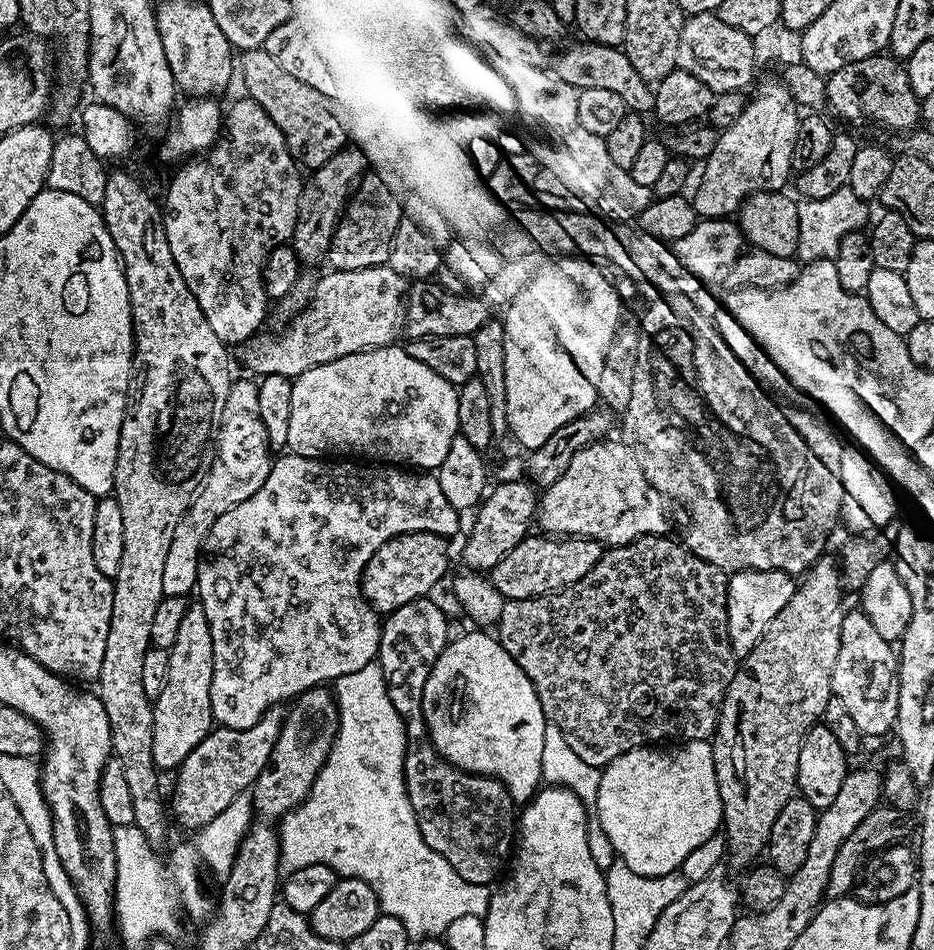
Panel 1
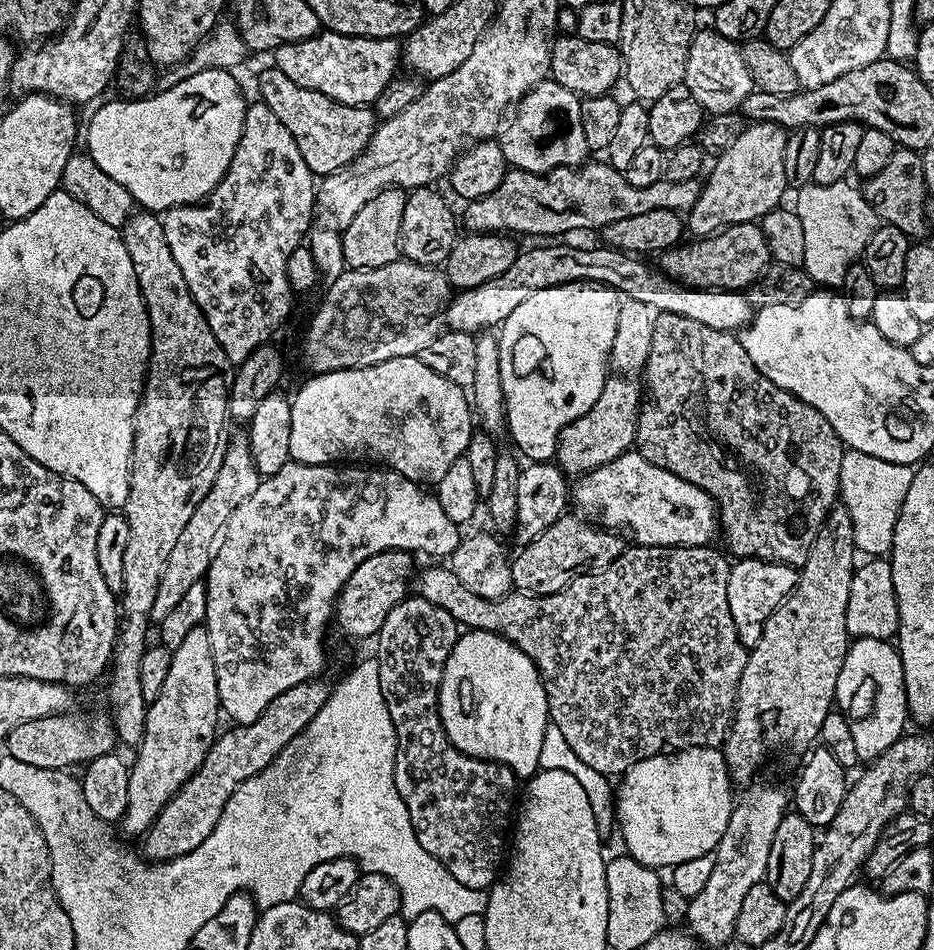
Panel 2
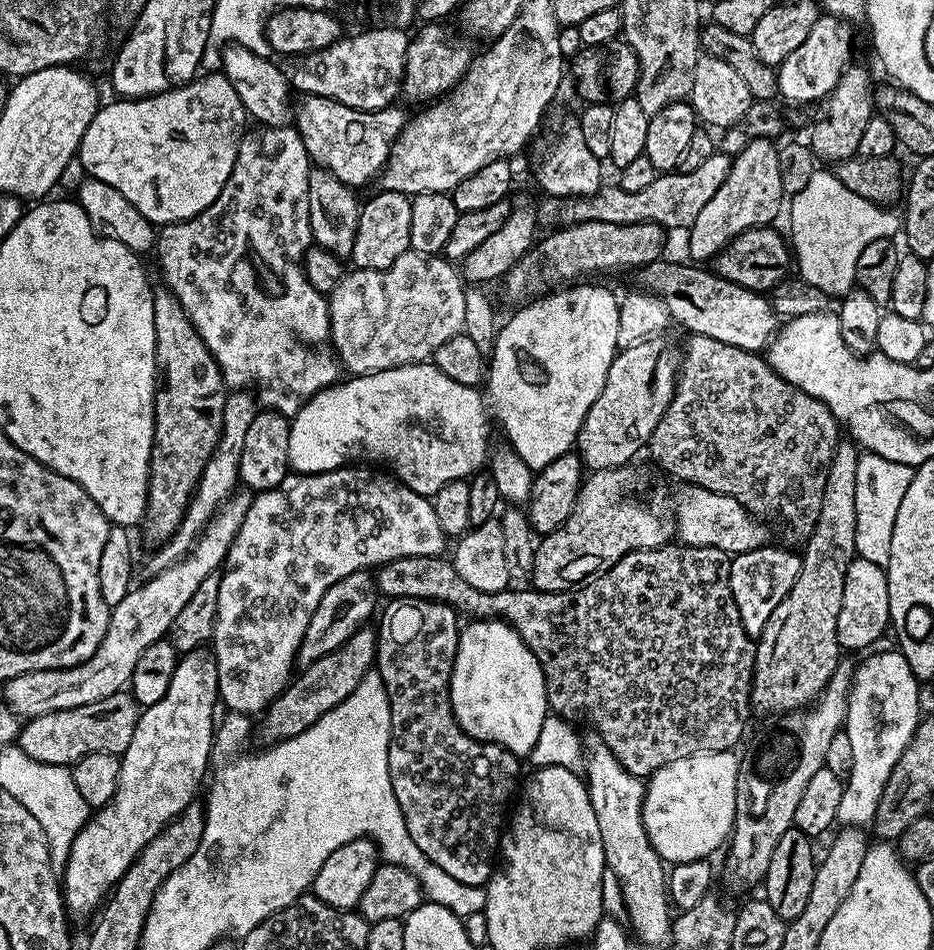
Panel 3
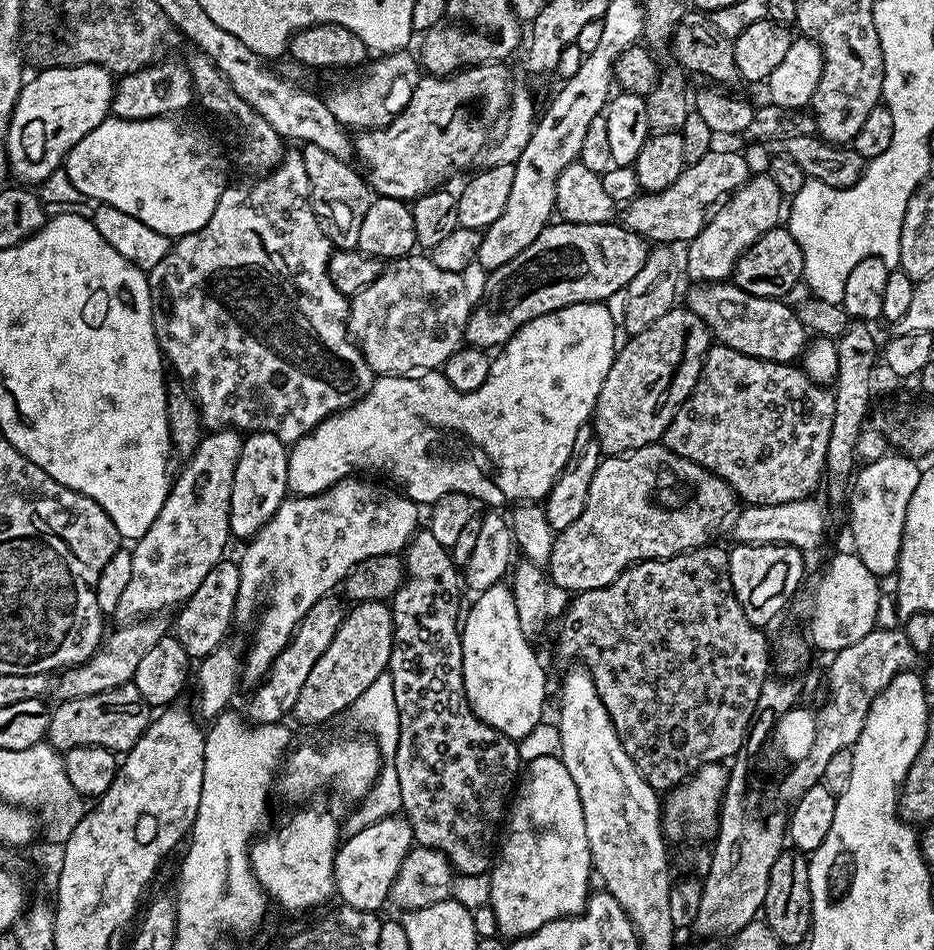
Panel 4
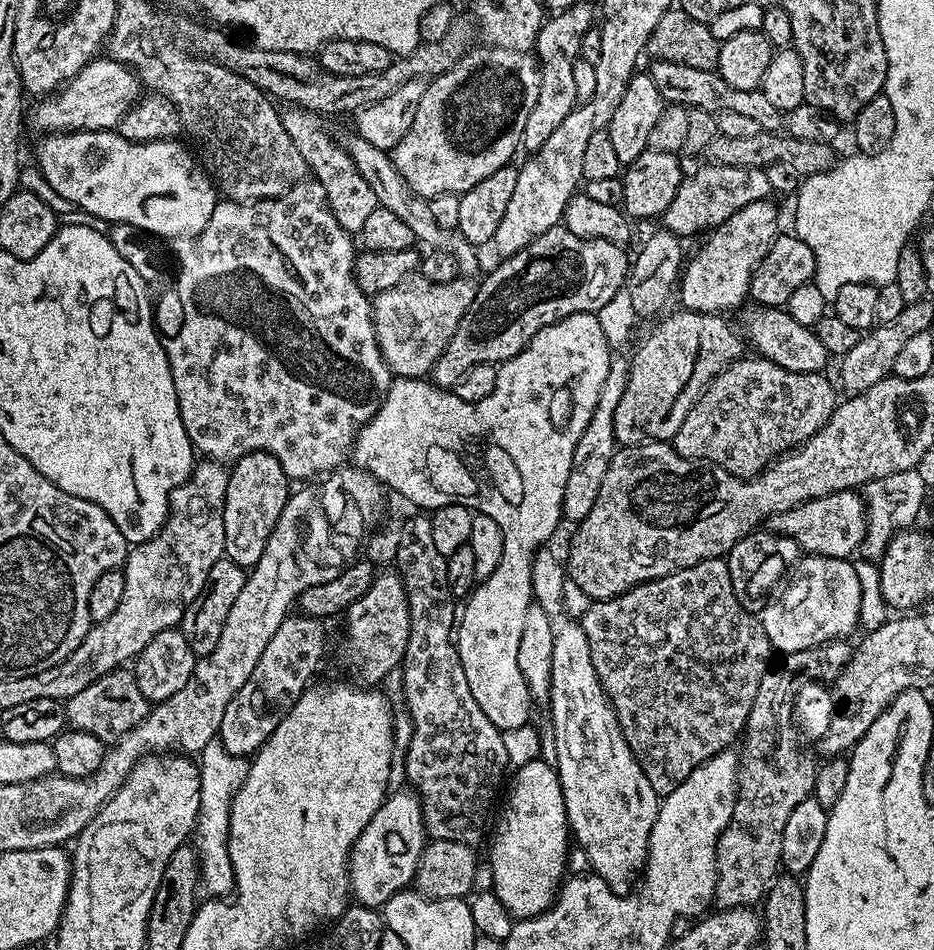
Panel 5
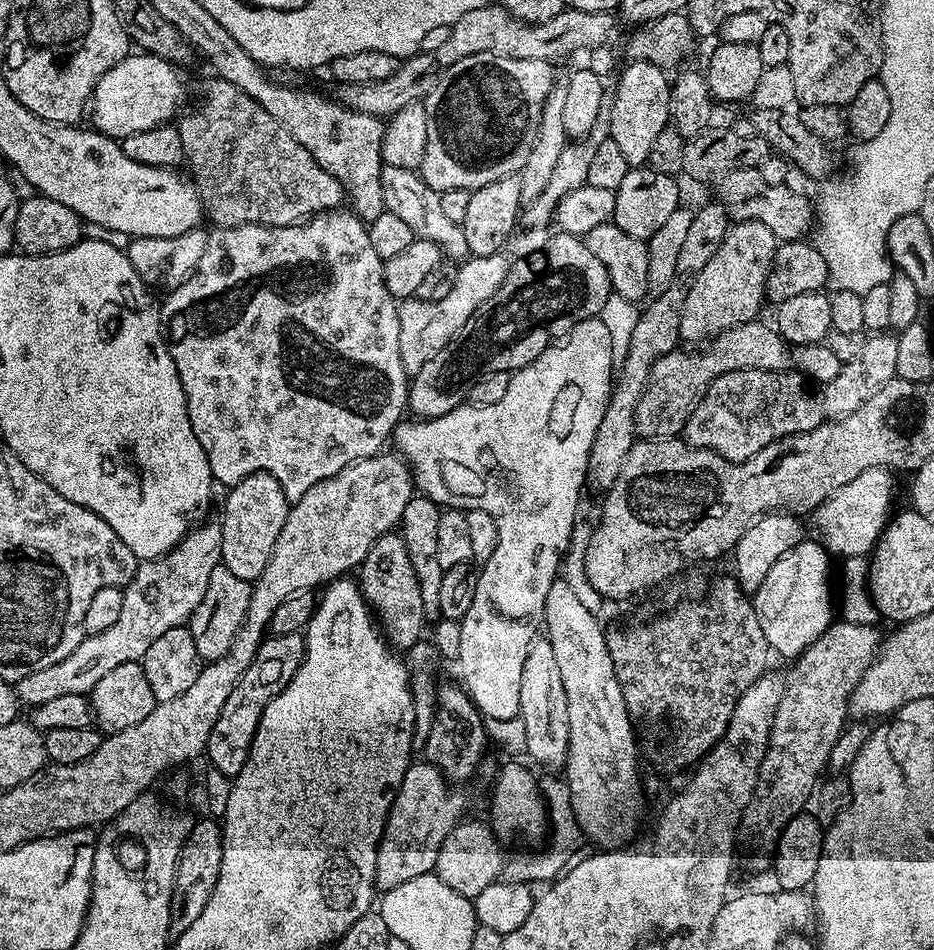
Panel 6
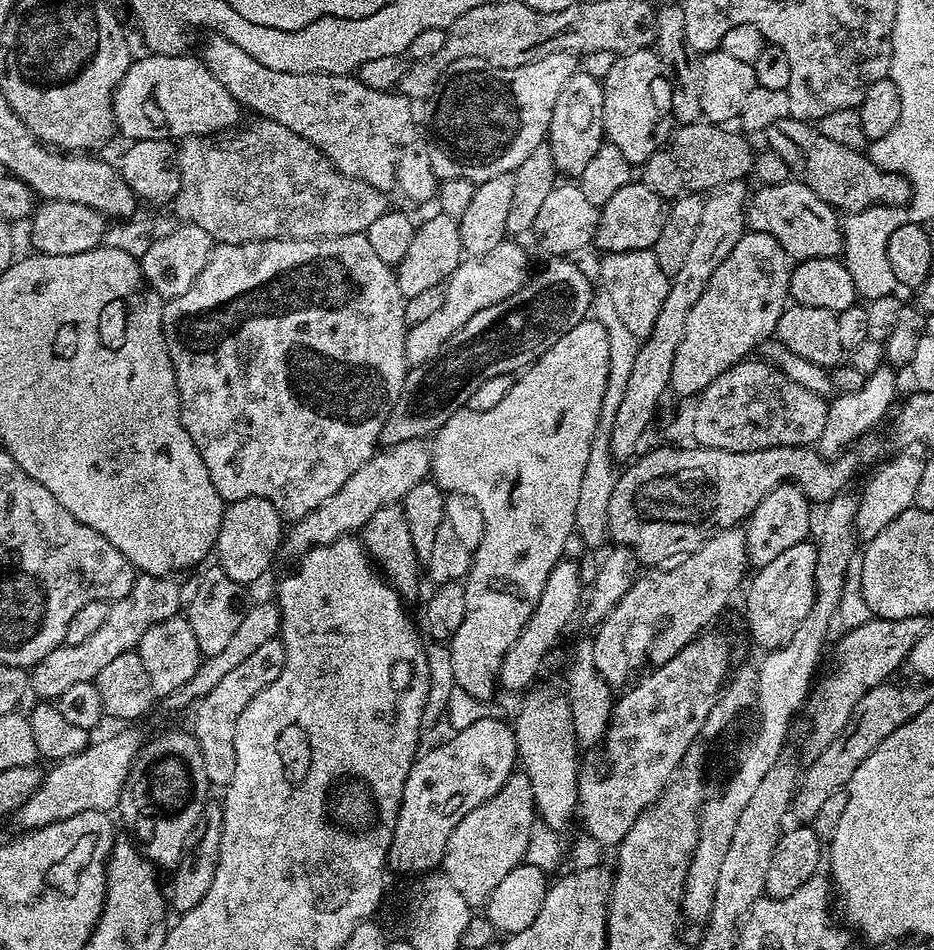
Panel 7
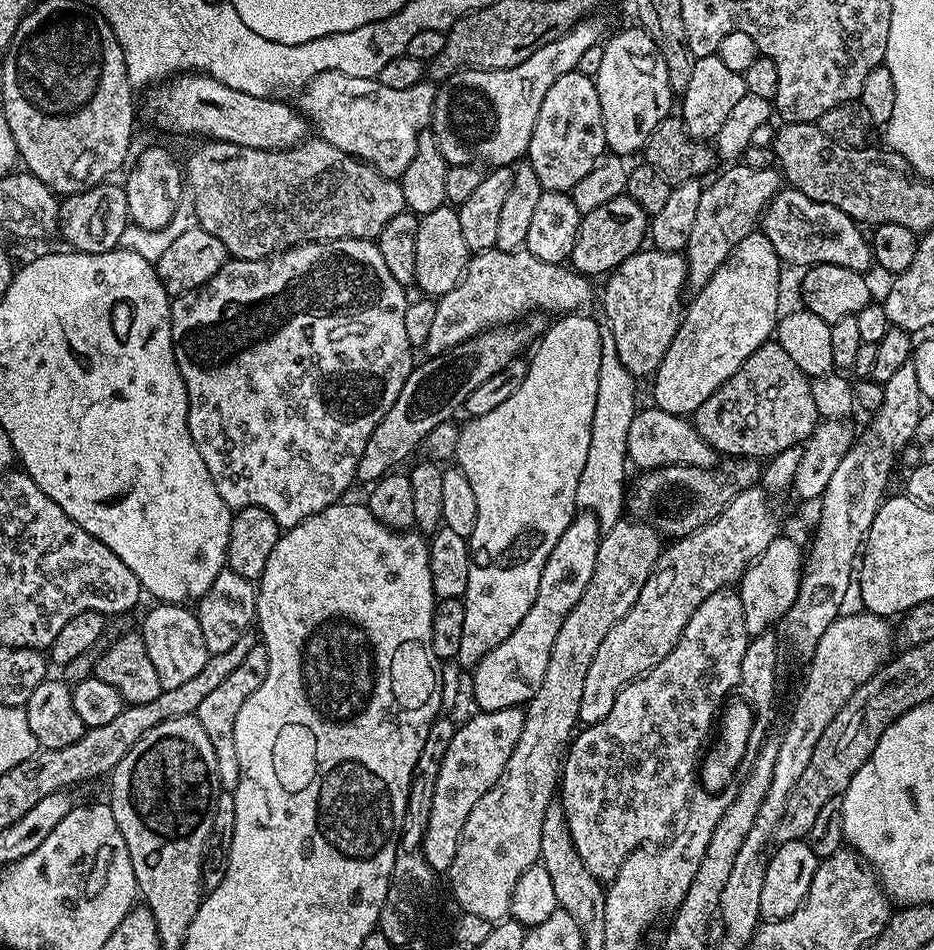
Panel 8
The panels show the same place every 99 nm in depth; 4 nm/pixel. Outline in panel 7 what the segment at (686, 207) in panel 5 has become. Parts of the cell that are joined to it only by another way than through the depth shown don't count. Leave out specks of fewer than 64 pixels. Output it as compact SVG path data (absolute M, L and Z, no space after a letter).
M795 178L781 184L759 185L749 195L746 224L753 232L765 232L773 236L784 253L796 262L810 258L839 257L844 245L842 220L837 209L822 202L822 198L818 198L818 194L810 190L810 186Z

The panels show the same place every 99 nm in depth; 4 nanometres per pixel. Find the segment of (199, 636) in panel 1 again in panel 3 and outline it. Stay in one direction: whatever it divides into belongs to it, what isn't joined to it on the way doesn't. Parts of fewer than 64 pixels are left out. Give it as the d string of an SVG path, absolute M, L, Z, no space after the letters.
M207 647L196 648L192 652L183 653L183 655L181 655L180 661L178 662L178 666L174 670L174 678L170 678L170 687L166 689L166 694L162 694L162 698L158 702L154 702L154 706L145 708L140 713L138 722L134 726L134 738L130 738L130 746L126 746L126 750L120 756L120 773L118 774L118 790L114 790L114 798L106 806L102 806L101 808L95 809L95 811L93 811L91 815L89 815L88 822L87 824L85 824L84 829L82 829L82 831L79 832L78 835L74 838L74 842L72 843L72 849L70 850L70 854L68 855L68 861L66 862L66 866L62 870L62 895L64 898L64 903L66 905L67 911L71 913L73 917L88 916L91 914L92 911L93 911L92 912L93 915L93 913L95 913L97 909L99 909L101 905L103 905L105 901L107 901L112 889L115 888L117 882L119 882L119 880L124 877L124 875L126 874L126 870L130 870L130 866L132 865L132 863L134 863L134 861L136 861L136 859L138 858L138 854L142 851L142 849L146 846L146 844L150 842L152 838L157 836L157 834L159 834L160 831L164 829L165 826L168 825L171 820L174 819L174 817L176 817L178 814L182 814L182 810L186 810L186 806L190 806L197 799L196 791L198 791L200 788L200 779L203 778L204 771L206 771L205 772L205 776L206 776L206 773L209 771L210 768L210 761L213 759L214 756L214 720L212 724L212 715L214 715L216 712L216 704L218 708L219 700L220 700L220 691L218 690L218 666L216 665L215 655L213 655L213 653L209 651Z

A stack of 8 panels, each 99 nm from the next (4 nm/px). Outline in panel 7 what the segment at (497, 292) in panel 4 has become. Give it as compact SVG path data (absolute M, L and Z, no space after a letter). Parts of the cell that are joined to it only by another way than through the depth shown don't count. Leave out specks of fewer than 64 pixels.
M552 258L541 272L533 271L514 294L486 310L478 310L462 330L444 343L435 360L408 369L402 394L382 426L380 444L387 446L431 437L461 408L470 394L495 376L512 376L533 364L562 334L589 315L594 284L572 258Z

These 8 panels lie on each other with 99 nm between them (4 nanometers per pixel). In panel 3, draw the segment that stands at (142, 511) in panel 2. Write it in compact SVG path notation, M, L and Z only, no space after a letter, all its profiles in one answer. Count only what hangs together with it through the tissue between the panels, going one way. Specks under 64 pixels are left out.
M161 290L153 295L152 301L154 302L158 387L156 389L152 461L148 475L148 505L144 511L142 529L144 528L144 536L152 543L152 546L159 546L169 540L178 530L184 517L184 511L188 509L188 503L192 500L192 492L202 478L202 470L218 446L222 430L226 385L216 360L202 342L186 310L182 310L176 295L173 292Z

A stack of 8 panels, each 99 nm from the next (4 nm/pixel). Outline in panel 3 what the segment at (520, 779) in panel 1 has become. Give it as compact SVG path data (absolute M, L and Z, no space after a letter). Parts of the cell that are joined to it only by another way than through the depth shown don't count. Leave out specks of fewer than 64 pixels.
M473 619L459 633L450 678L450 702L458 726L476 740L497 744L524 758L531 757L542 722L550 715L538 658L502 620Z

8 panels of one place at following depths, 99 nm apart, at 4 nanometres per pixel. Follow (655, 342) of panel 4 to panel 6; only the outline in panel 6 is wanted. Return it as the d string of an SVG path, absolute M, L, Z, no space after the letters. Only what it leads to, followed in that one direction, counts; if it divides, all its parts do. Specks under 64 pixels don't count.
M757 318L749 324L739 324L732 331L701 347L704 348L701 352L677 350L660 356L650 370L648 385L644 387L642 398L634 410L637 437L642 440L670 440L679 437L706 390L722 374L734 370L789 371L794 364L793 349L776 326L763 324L762 321Z

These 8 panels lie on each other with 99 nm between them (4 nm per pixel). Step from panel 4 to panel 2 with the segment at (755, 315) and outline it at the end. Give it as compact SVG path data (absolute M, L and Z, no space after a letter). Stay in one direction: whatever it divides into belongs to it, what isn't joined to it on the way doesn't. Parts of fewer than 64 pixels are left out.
M540 242L537 248L517 251L514 262L498 278L482 282L482 286L461 288L449 299L442 317L447 331L479 334L495 329L503 324L523 300L530 298L537 290L550 286L562 286L574 282L594 282L605 284L619 292L621 297L646 302L657 313L682 314L682 318L694 318L702 326L714 326L714 330L739 333L748 327L754 315L754 306L743 291L719 292L713 288L692 288L672 280L659 267L647 264L647 259L624 252L620 248L599 246L600 248L575 248L564 242Z

